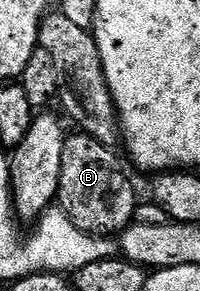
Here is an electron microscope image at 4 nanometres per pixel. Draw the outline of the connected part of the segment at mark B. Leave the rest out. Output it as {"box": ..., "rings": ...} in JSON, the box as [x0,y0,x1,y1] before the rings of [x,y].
{"box":[57,131,135,238],"rings":[[[84,131],[72,132],[65,143],[65,151],[61,151],[57,201],[82,233],[114,238],[135,221],[135,189],[130,179],[119,170],[115,152],[114,148],[103,145]]]}

